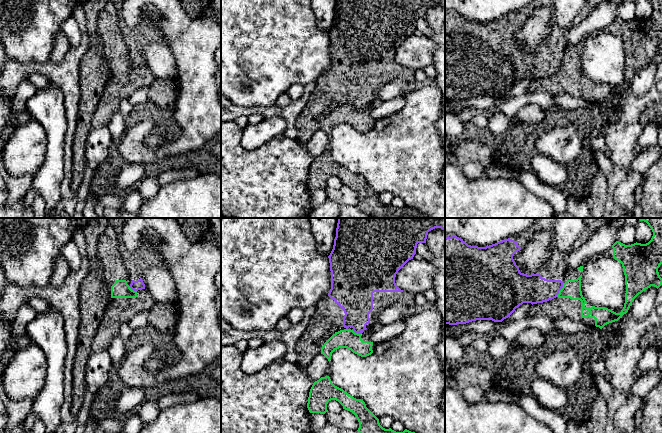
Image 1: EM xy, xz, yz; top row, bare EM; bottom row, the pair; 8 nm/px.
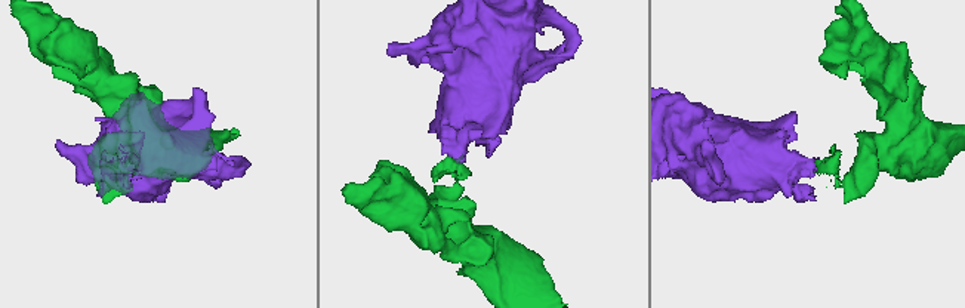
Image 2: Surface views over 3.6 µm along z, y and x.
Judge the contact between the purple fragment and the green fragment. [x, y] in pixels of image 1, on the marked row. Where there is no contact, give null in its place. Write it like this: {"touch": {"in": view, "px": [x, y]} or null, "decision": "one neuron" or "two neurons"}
{"touch": {"in": "yz", "px": [560, 289]}, "decision": "two neurons"}

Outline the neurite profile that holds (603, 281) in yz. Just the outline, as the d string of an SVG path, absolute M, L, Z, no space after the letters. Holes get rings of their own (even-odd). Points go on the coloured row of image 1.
M605 254L589 259L583 265L581 291L593 306L620 313L626 293L622 264Z

